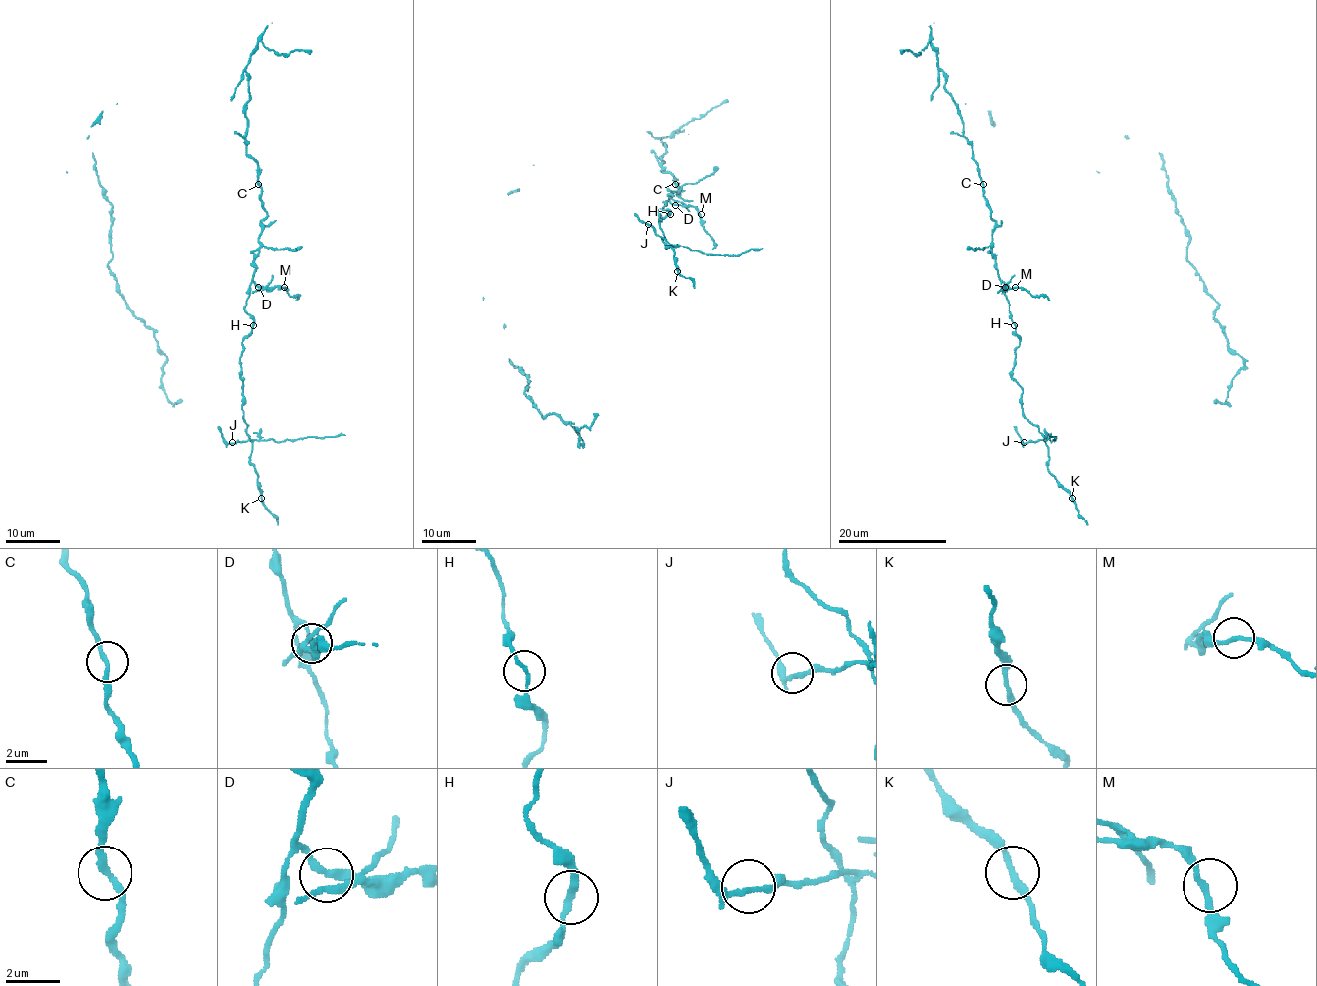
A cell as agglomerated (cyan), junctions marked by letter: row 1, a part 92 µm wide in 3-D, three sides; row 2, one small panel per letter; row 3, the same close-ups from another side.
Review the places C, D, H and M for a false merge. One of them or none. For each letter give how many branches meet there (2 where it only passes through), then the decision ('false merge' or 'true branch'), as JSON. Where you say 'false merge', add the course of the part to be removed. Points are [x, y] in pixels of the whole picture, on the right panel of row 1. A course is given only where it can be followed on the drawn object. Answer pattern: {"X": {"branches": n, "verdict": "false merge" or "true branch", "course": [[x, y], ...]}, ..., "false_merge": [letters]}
{"C": {"branches": 2, "verdict": "true branch"}, "D": {"branches": 2, "verdict": "true branch"}, "H": {"branches": 2, "verdict": "false merge", "course": [[1015, 324], [1012, 377], [1023, 391], [1023, 415], [1039, 428], [1047, 469], [1087, 524]]}, "M": {"branches": 2, "verdict": "true branch"}, "false_merge": ["H"]}

